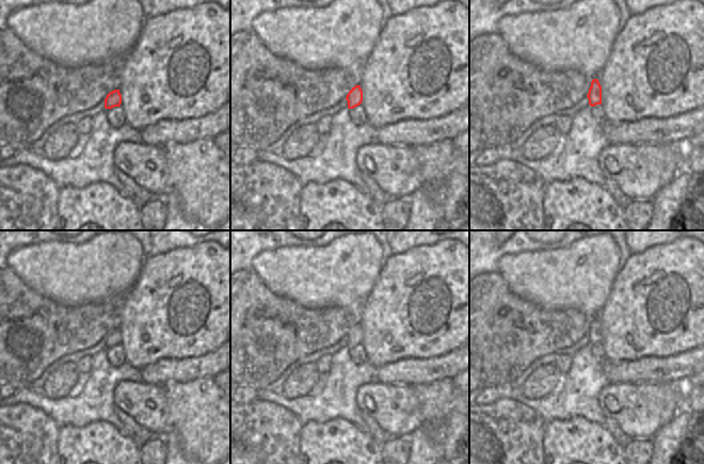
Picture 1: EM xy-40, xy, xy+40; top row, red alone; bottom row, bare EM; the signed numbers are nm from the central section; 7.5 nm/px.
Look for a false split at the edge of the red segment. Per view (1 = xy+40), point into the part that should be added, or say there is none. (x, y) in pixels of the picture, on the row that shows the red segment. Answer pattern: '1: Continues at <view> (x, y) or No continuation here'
1: No continuation here

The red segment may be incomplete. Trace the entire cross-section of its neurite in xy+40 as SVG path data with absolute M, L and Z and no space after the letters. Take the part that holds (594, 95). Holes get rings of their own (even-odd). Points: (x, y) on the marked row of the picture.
M597 79L592 80L587 97L591 107L602 105L602 86Z

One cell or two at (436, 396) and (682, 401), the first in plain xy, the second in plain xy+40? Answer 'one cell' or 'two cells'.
one cell

